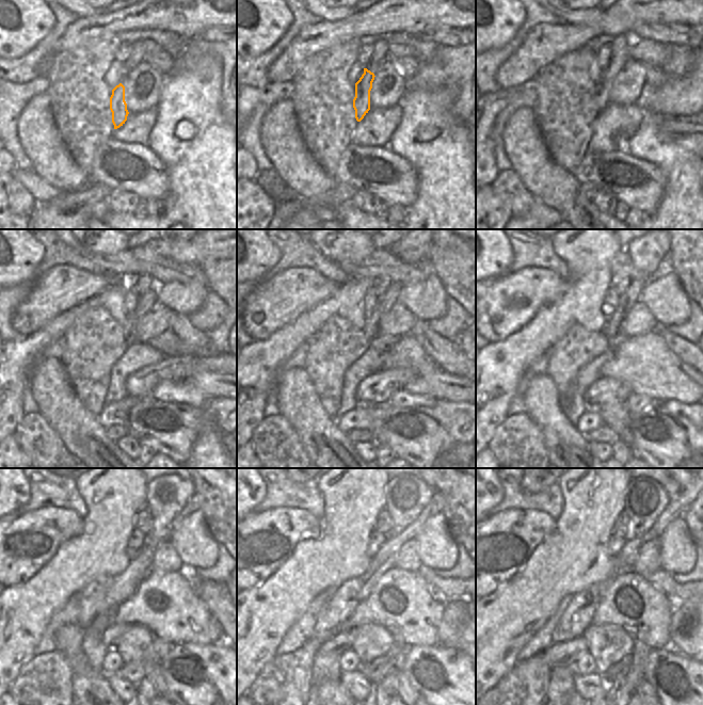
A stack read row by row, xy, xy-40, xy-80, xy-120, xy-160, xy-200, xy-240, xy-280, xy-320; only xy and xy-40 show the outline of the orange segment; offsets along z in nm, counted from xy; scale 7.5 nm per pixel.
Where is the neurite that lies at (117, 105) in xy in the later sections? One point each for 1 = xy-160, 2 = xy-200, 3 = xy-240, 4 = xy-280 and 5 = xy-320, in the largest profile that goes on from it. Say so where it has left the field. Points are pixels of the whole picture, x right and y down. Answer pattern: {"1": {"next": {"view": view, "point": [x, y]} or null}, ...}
{"1": {"next": {"view": "xy-160", "point": [385, 302]}}, "2": {"next": {"view": "xy-200", "point": [611, 327]}}, "3": {"next": {"view": "xy-240", "point": [166, 496]}}, "4": {"next": {"view": "xy-280", "point": [406, 496]}}, "5": {"next": {"view": "xy-320", "point": [645, 499]}}}

